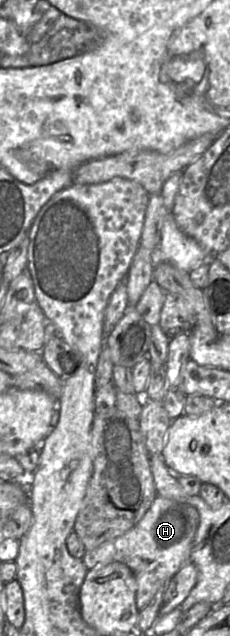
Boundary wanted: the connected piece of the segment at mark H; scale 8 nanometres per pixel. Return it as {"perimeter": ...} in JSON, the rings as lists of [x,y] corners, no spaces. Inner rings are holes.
{"perimeter":[[[156,495],[142,519],[125,534],[85,552],[82,561],[88,570],[112,562],[127,565],[136,580],[136,606],[142,611],[157,591],[189,562],[192,542],[199,526],[198,510],[185,502]]]}

